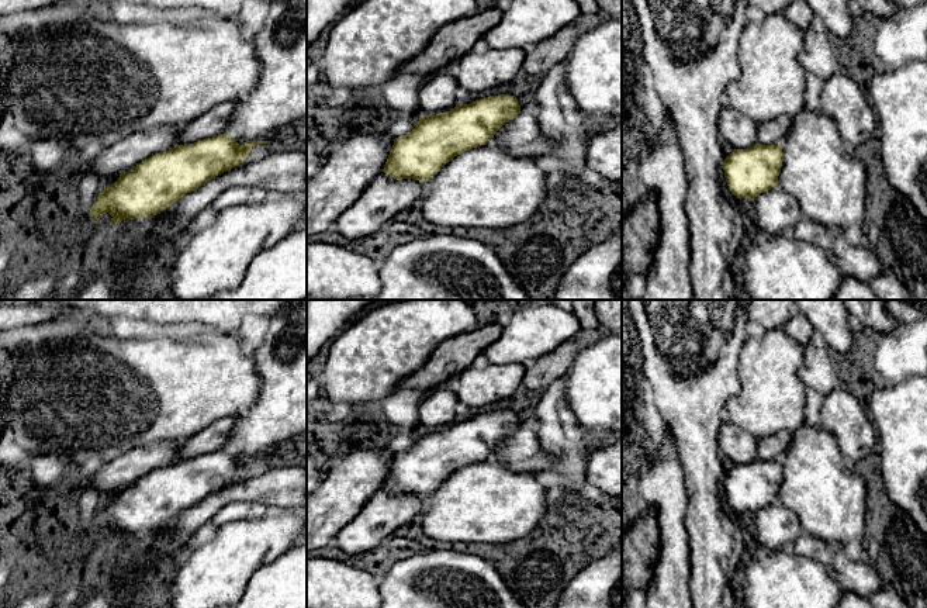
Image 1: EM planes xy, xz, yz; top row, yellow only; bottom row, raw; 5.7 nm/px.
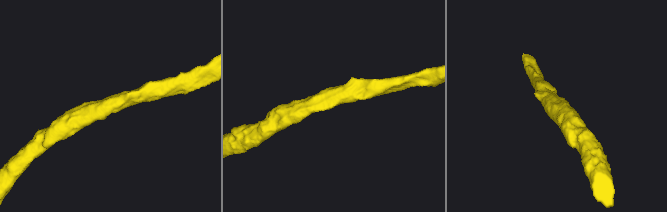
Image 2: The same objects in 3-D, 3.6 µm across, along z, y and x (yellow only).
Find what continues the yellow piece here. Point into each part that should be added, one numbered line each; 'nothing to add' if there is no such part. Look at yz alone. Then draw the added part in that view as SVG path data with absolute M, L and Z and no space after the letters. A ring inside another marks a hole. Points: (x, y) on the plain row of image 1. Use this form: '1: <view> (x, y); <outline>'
1: yz (778, 527); M779 500L754 514L758 542L769 552L781 550L795 543L800 533L796 515Z

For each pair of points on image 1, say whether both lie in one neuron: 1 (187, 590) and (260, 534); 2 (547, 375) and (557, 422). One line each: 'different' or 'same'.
1: same
2: different

